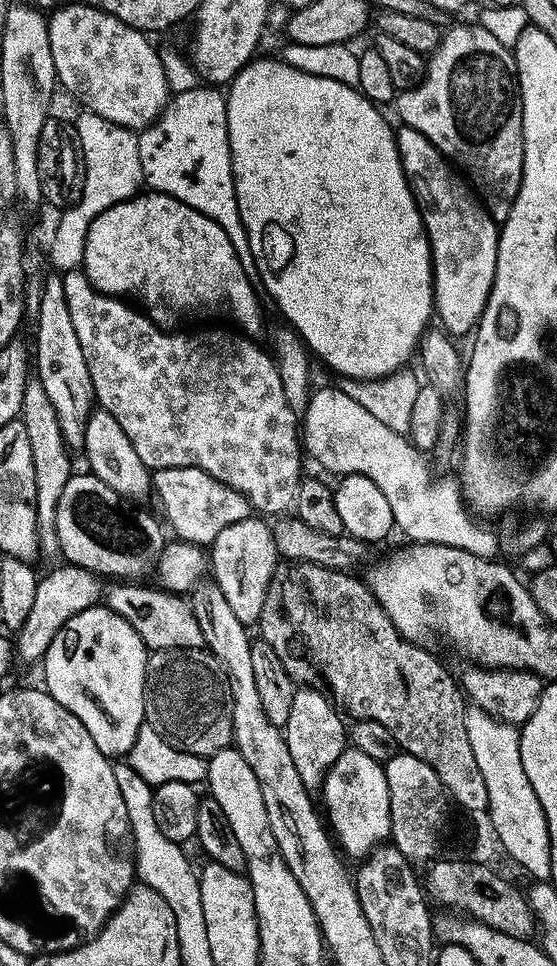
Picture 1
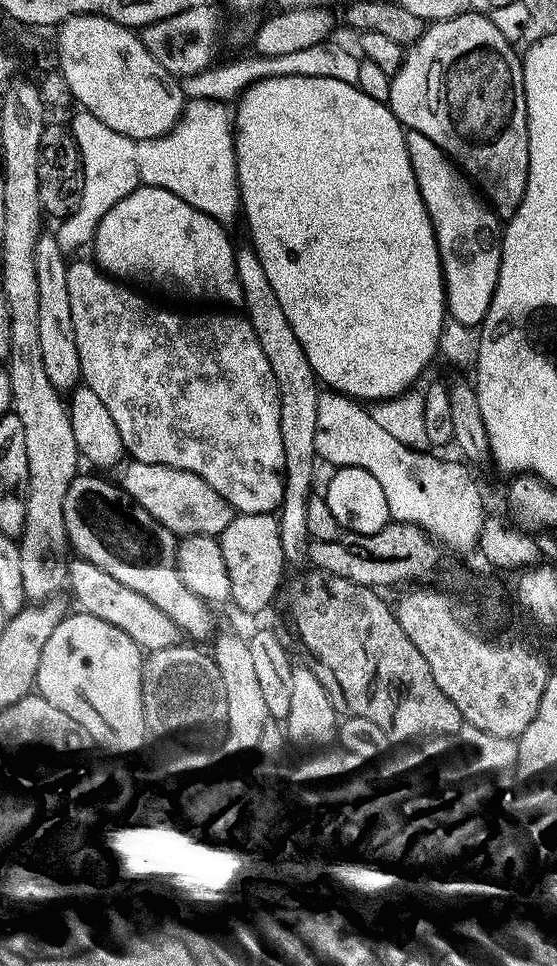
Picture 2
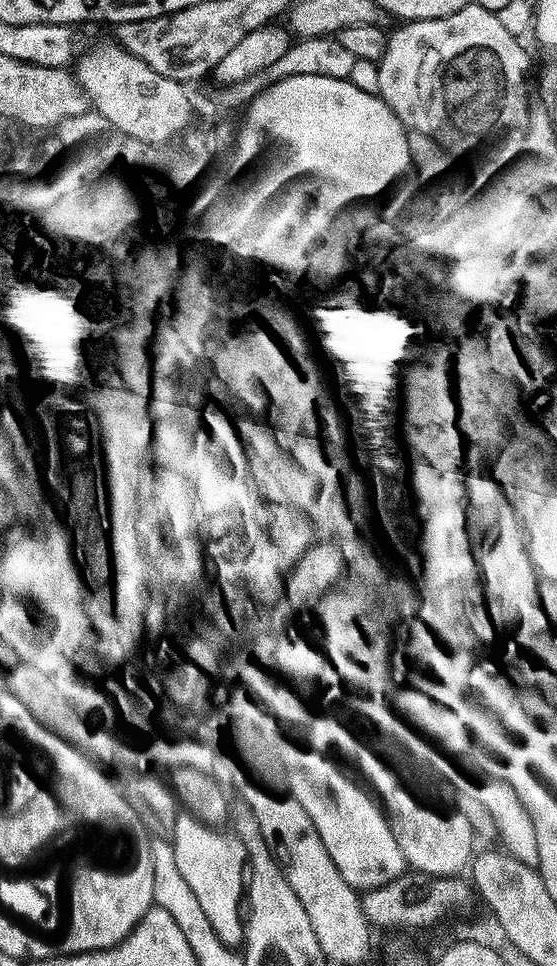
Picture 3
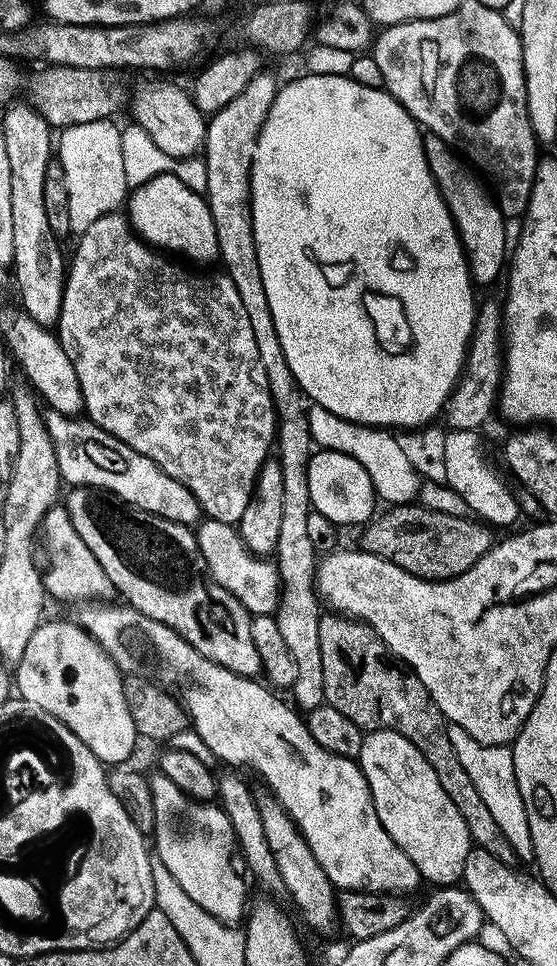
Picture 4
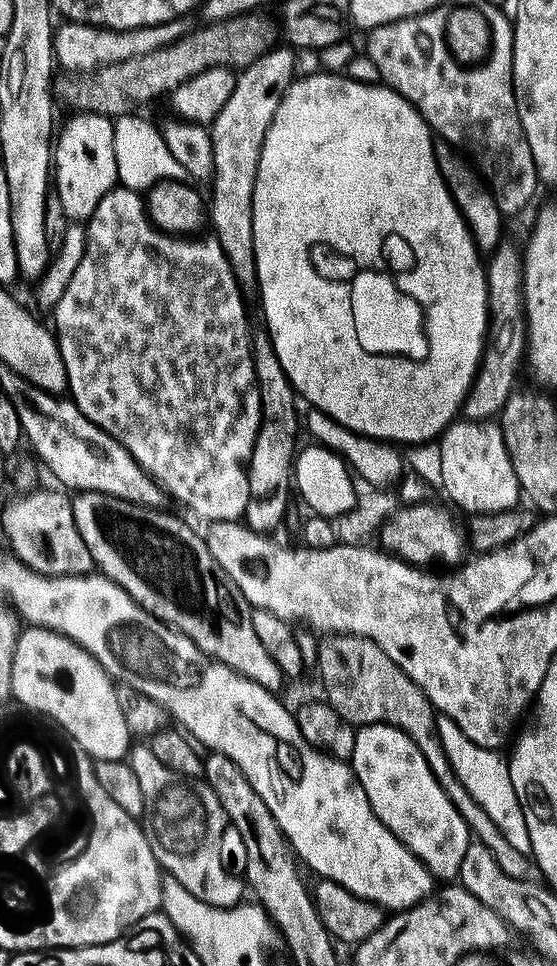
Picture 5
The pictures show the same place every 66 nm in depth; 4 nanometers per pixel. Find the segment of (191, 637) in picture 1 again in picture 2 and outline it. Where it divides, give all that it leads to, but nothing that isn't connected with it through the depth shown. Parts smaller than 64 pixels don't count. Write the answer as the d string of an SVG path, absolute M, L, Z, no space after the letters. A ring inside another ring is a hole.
M76 562L69 574L68 586L78 602L77 607L111 625L118 626L130 638L141 651L149 652L154 649L166 649L181 641L182 633L180 628L168 615L163 614L158 606L150 602L148 598L138 594L136 590L126 587L118 582L104 570L100 570L93 564Z

